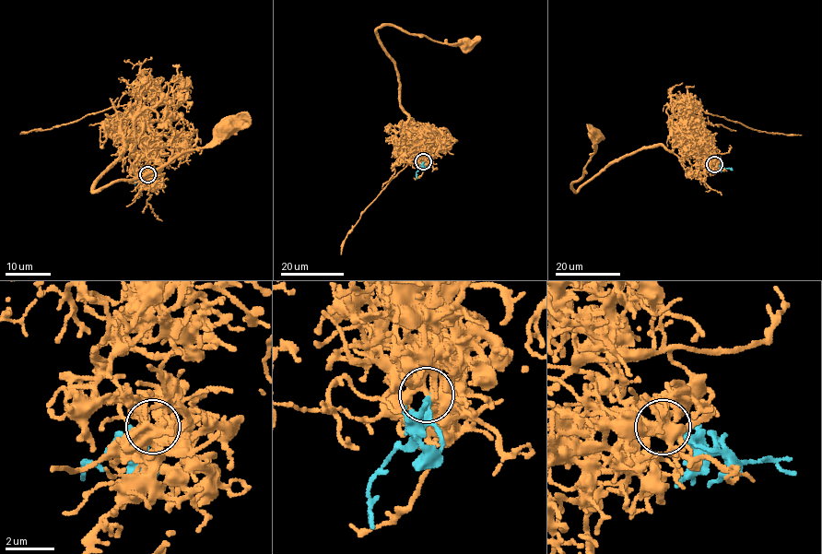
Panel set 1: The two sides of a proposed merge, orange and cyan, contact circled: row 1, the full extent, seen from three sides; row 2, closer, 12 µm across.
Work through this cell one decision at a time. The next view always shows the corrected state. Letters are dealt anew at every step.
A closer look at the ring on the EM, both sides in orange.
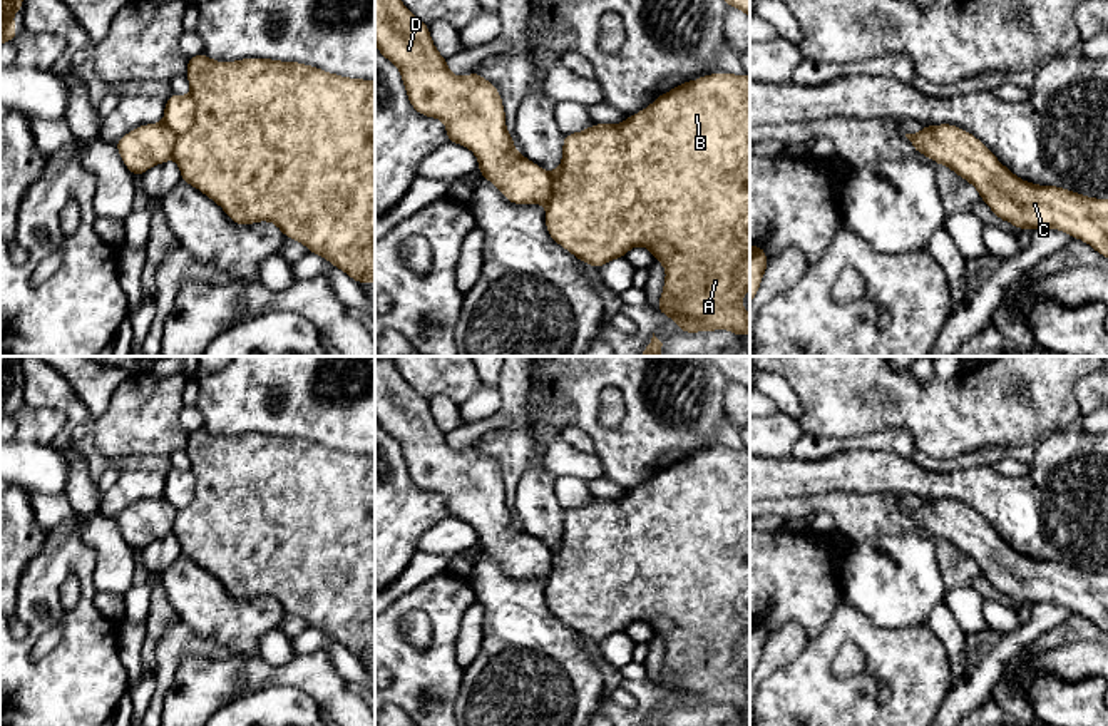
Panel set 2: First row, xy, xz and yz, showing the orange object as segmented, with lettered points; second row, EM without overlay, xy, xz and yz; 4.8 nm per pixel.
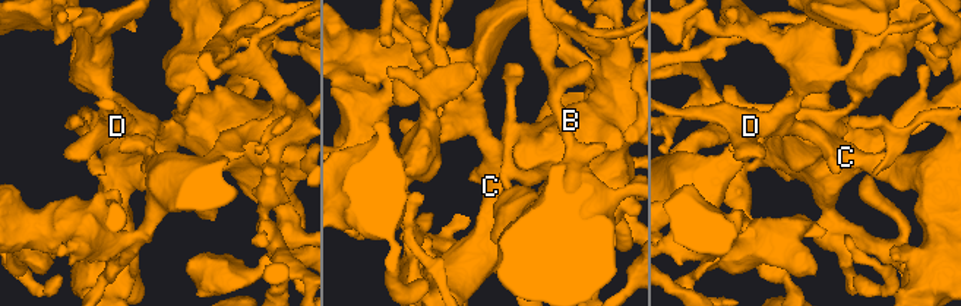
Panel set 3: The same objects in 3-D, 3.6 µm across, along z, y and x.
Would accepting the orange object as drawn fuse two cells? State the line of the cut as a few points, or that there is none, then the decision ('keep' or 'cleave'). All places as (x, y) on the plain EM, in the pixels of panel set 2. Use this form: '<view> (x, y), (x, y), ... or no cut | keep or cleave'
no cut | keep

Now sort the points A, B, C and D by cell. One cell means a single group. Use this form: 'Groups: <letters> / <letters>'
Groups: A B C D

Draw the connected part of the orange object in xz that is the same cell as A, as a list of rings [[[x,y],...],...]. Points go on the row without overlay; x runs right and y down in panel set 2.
[[[375,356],[375,420],[402,448],[412,482],[445,497],[447,514],[469,522],[489,554],[512,579],[546,577],[546,602],[552,616],[592,642],[624,632],[634,621],[648,622],[666,642],[663,669],[656,686],[664,688],[685,708],[730,704],[750,708],[750,689],[741,672],[750,664],[750,450],[725,447],[680,458],[623,498],[594,498],[562,510],[562,537],[546,547],[521,527],[505,505],[500,468],[479,447],[455,452],[435,423],[428,400],[420,396],[398,373],[393,356]]]

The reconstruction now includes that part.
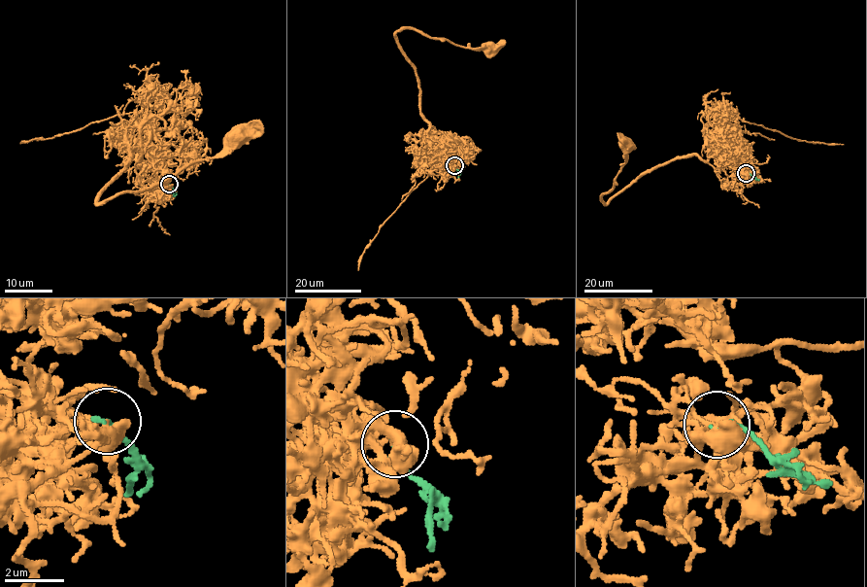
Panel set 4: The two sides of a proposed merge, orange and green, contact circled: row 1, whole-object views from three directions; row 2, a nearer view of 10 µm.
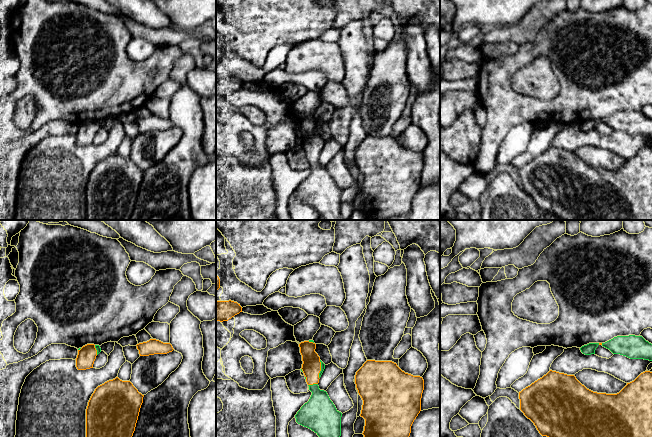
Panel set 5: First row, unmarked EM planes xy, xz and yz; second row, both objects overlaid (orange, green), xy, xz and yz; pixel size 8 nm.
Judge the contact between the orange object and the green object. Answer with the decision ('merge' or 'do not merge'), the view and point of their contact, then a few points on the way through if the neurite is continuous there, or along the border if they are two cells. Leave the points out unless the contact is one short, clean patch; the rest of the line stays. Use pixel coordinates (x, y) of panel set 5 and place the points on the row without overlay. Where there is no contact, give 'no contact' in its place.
merge; meets orange in xz at (312, 160); runs through xz (311, 143), (312, 160), (319, 173), (319, 190)

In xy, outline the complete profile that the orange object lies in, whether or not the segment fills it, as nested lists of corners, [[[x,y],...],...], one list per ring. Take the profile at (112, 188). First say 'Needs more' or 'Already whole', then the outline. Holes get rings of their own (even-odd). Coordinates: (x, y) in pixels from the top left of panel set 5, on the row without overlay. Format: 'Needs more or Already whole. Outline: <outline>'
Already whole. Outline: [[[118,153],[98,162],[86,185],[86,219],[129,220],[143,173],[130,157]]]

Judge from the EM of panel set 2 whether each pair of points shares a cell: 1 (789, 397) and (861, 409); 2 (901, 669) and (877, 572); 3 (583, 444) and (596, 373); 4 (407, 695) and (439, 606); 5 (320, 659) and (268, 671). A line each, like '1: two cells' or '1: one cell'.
1: two cells
2: two cells
3: two cells
4: one cell
5: one cell

